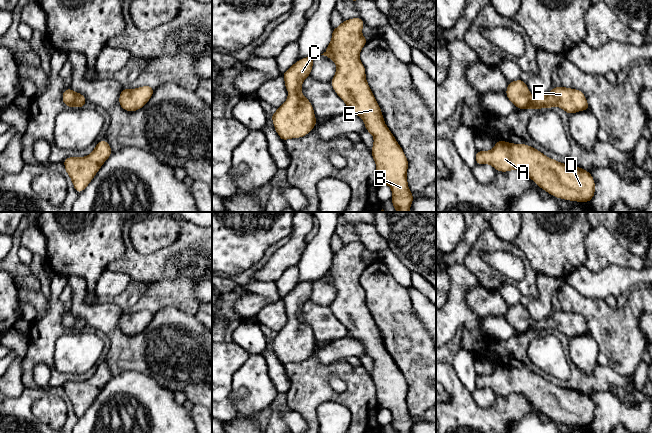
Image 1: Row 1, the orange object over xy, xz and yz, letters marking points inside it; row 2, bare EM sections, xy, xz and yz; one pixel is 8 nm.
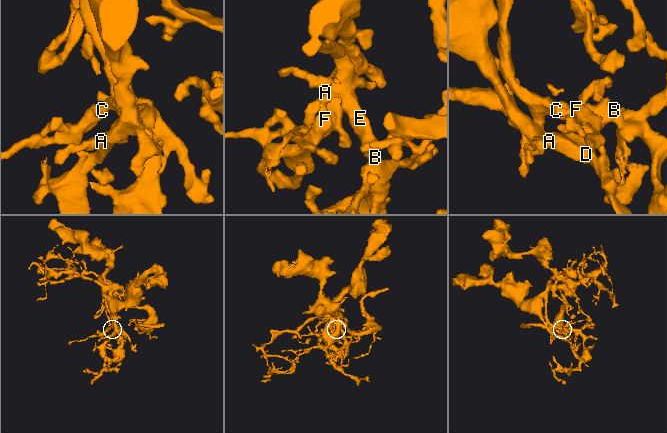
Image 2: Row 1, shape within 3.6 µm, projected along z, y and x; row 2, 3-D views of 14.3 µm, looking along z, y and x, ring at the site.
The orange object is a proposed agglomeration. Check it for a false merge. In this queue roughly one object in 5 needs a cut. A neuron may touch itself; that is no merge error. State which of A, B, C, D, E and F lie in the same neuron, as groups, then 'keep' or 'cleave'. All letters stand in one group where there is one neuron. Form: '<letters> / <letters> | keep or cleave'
A B C D E F | keep

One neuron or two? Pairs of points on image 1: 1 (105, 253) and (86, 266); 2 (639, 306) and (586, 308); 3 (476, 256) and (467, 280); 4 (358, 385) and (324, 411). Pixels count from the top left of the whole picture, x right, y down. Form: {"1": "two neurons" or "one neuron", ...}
{"1": "one neuron", "2": "one neuron", "3": "two neurons", "4": "two neurons"}

